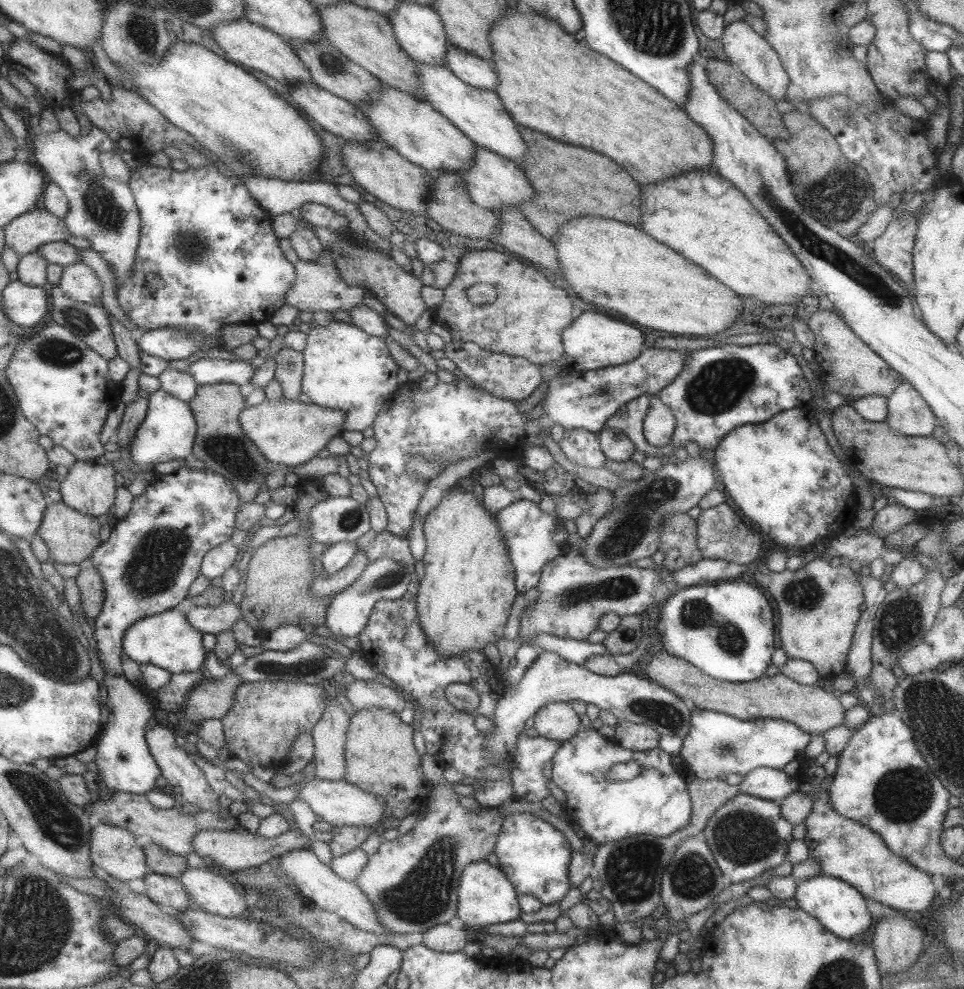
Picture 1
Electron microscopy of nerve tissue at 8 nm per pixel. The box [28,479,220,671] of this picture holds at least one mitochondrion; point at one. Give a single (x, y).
(157, 560)

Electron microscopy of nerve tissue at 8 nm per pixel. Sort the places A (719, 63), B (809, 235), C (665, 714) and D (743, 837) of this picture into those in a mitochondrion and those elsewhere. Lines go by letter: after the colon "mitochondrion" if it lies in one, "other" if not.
A: other
B: mitochondrion
C: mitochondrion
D: mitochondrion

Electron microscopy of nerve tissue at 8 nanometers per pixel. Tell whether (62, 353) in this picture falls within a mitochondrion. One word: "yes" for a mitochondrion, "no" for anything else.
yes

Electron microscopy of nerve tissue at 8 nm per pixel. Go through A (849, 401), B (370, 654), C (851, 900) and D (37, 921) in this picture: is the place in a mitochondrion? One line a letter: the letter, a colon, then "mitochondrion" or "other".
A: other
B: other
C: other
D: mitochondrion

